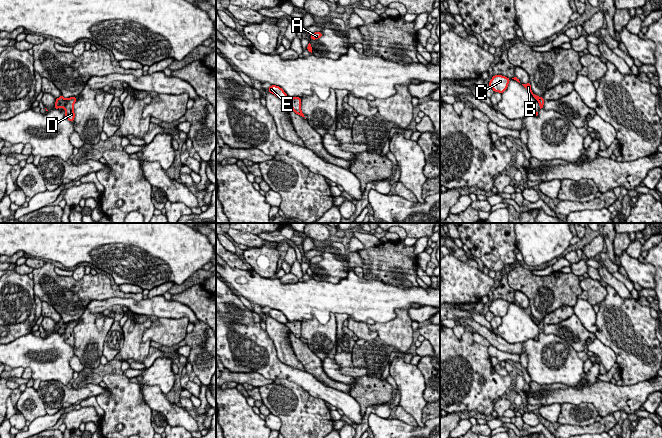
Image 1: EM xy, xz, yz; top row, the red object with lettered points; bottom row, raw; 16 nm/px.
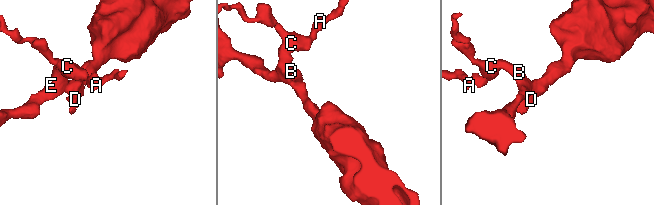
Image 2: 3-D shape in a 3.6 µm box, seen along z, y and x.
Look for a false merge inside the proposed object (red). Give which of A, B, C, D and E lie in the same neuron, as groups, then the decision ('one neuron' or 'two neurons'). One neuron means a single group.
A B C E / D; two neurons

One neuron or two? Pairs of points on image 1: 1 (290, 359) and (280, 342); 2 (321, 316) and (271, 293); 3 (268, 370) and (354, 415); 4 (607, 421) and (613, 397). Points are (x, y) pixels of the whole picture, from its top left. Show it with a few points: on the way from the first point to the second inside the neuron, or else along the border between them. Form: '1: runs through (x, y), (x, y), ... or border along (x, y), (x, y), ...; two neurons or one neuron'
1: runs through (286, 355), (283, 346); one neuron
2: runs through (309, 304), (306, 301), (296, 301), (283, 296); one neuron
3: runs through (289, 373), (306, 380), (316, 389), (333, 396); one neuron
4: border along (611, 413), (601, 417); two neurons

